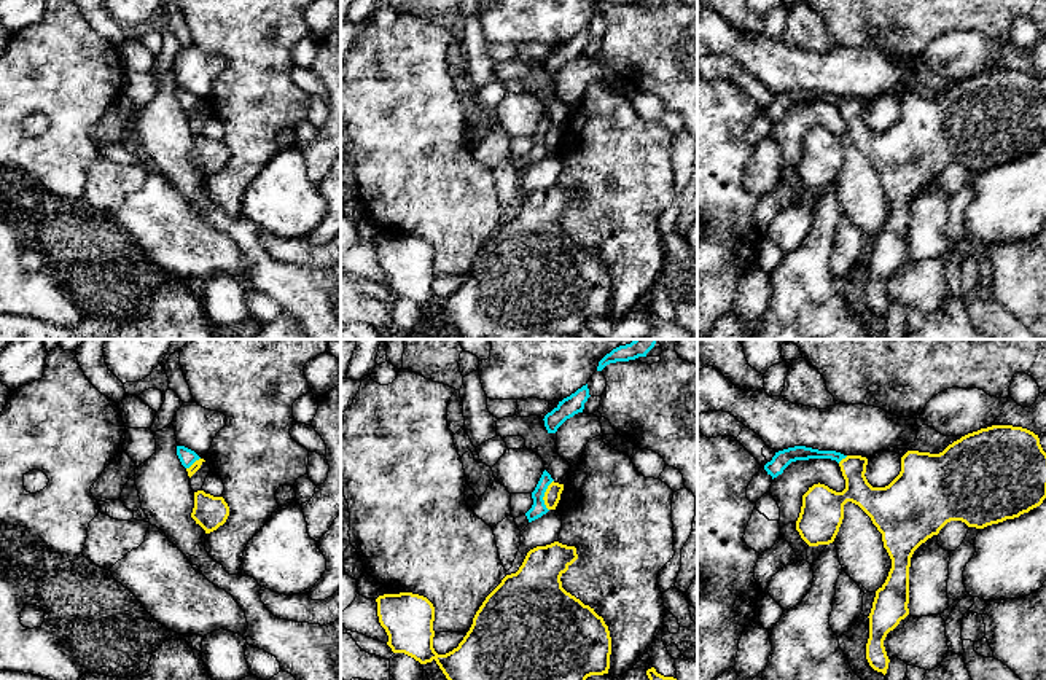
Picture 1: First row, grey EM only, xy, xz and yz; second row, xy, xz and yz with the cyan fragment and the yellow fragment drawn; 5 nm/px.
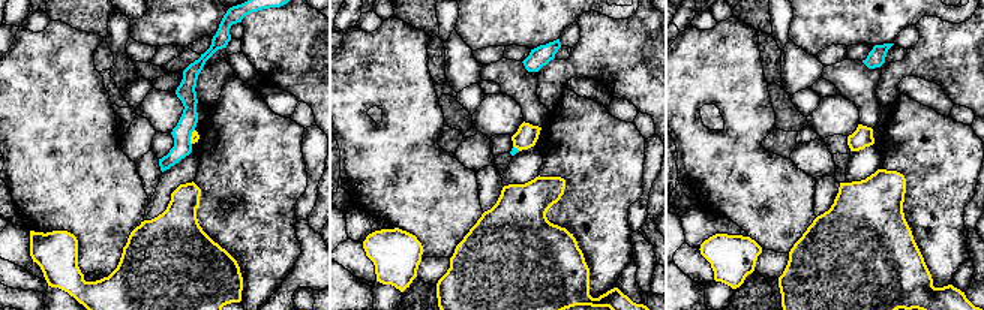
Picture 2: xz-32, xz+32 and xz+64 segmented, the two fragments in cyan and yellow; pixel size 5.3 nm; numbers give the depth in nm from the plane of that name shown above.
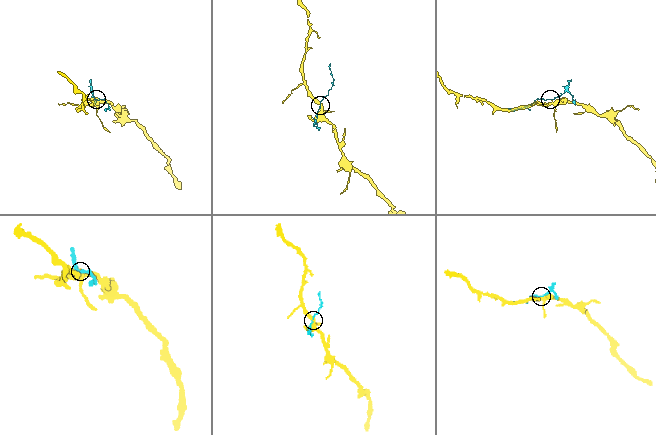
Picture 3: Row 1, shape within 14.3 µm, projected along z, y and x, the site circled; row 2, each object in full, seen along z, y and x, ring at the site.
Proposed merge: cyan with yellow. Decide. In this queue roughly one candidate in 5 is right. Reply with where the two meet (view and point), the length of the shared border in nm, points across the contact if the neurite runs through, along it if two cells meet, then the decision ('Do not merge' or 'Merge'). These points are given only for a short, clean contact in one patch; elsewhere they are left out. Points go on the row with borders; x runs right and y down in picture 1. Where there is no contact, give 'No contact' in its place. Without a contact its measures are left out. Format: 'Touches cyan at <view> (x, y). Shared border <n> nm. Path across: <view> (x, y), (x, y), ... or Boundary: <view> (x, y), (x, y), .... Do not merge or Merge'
Touches cyan at xz (543, 496). Shared border 160 nm. Boundary: xz (553, 480), (543, 497), (548, 510). Do not merge

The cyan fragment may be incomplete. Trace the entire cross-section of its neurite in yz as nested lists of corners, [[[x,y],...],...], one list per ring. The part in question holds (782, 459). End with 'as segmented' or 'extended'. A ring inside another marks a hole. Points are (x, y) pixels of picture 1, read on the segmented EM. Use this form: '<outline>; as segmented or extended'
[[[794,446],[783,451],[775,452],[771,462],[764,465],[767,475],[777,478],[783,473],[783,470],[796,460],[809,460],[809,459],[831,459],[837,463],[845,459],[847,455],[836,452],[836,451],[818,451],[806,446]]]; as segmented

